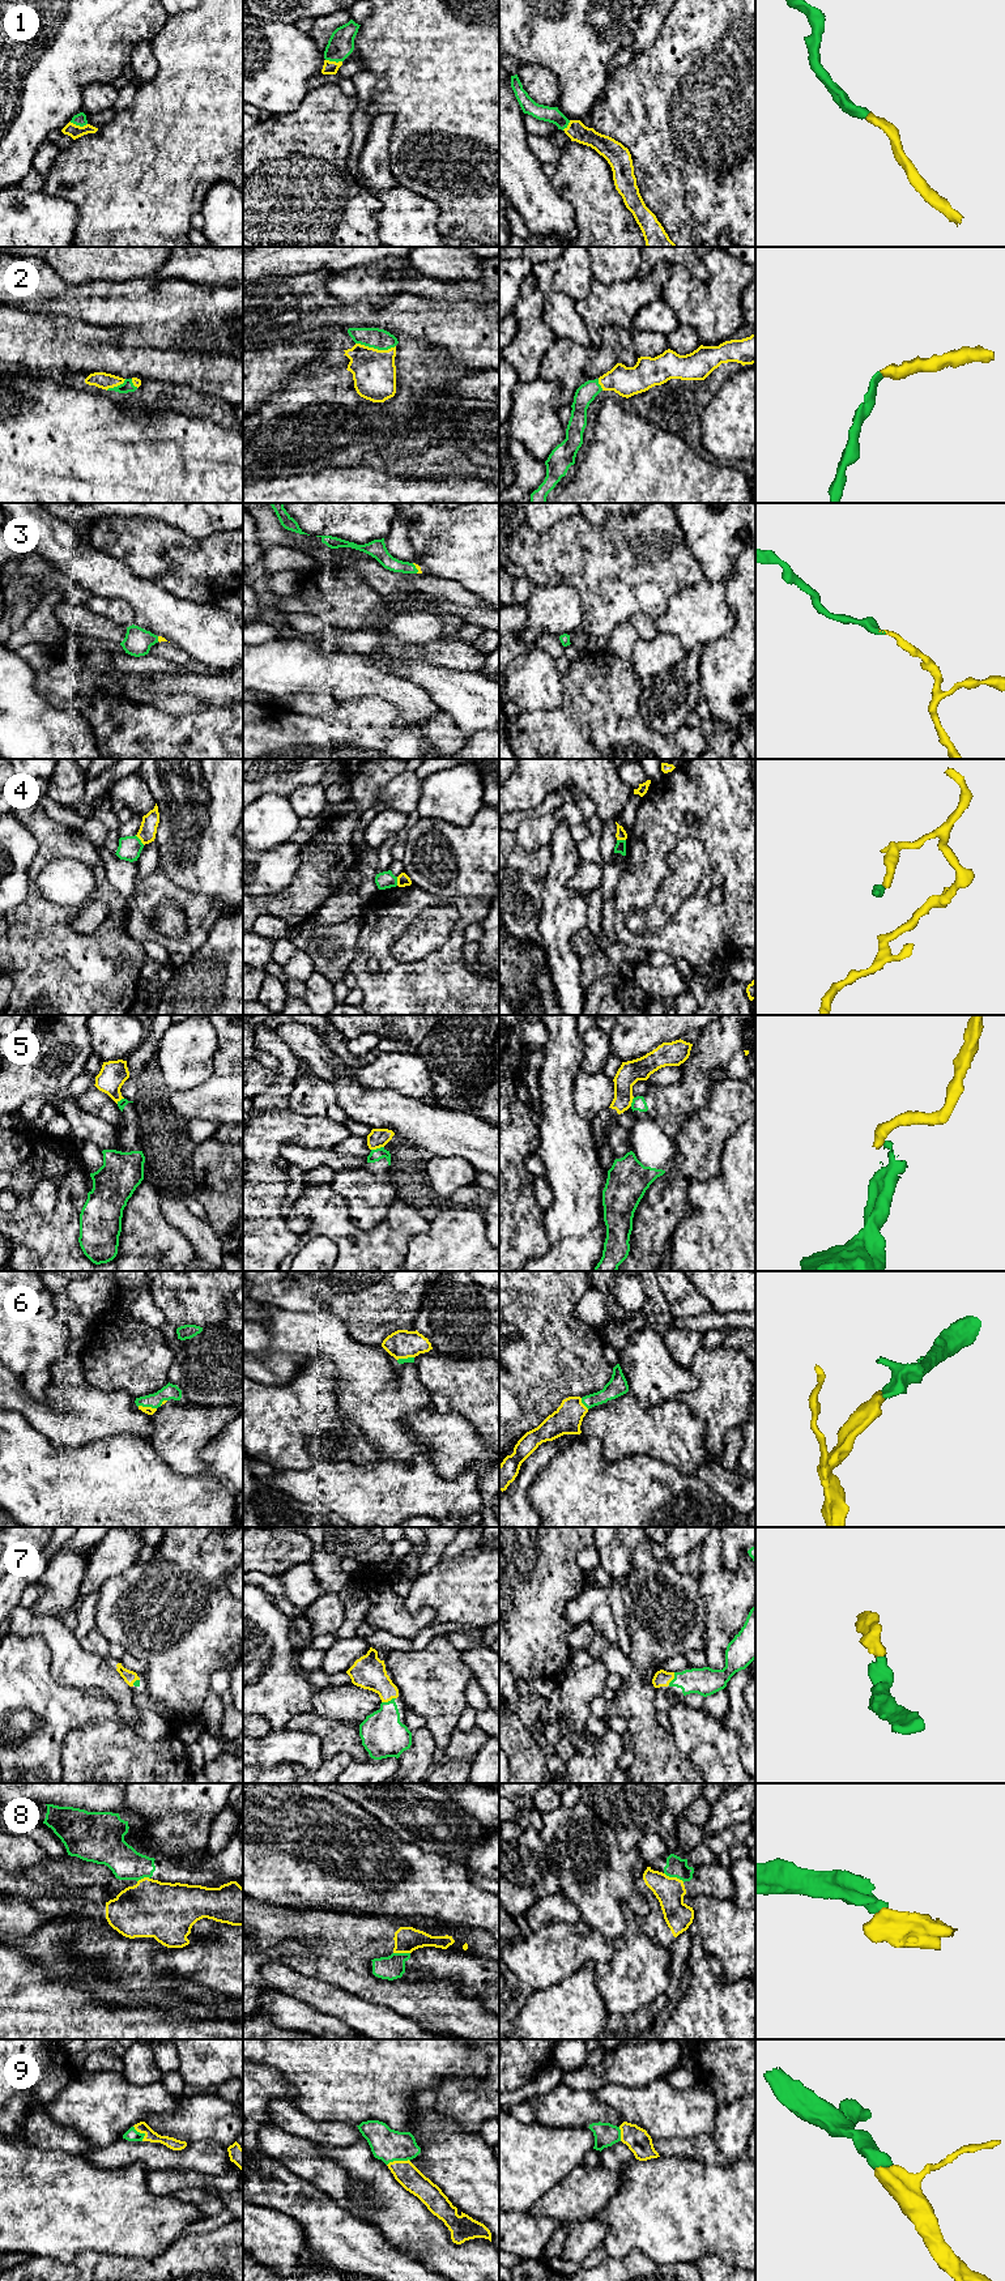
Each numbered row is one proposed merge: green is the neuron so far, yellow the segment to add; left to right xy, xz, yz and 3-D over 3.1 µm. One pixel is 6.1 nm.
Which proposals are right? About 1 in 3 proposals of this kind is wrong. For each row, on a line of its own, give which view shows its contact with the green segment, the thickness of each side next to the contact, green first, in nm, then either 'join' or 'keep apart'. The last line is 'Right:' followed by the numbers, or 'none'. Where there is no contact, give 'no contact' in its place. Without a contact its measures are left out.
1: contact in xy; calibres 80 and 80 nm; join
2: contact in xz; calibres 130 and 280 nm; join
3: contact in xz; calibres 100 and 20 nm; join
4: contact in xy; calibres 140 and 110 nm; keep apart
5: contact in xz; calibres 80 and 120 nm; keep apart
6: contact in xy; calibres 100 and 50 nm; join
7: contact in xz; calibres 280 and 200 nm; join
8: contact in yz; calibres 130 and 180 nm; keep apart
9: contact in xz; calibres 200 and 150 nm; join
Right: 1, 2, 3, 6, 7, 9

